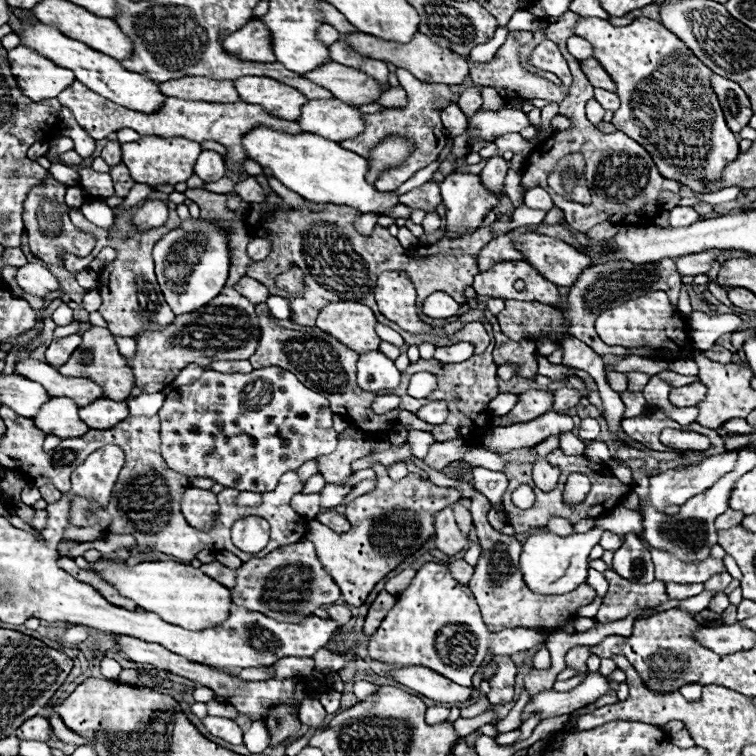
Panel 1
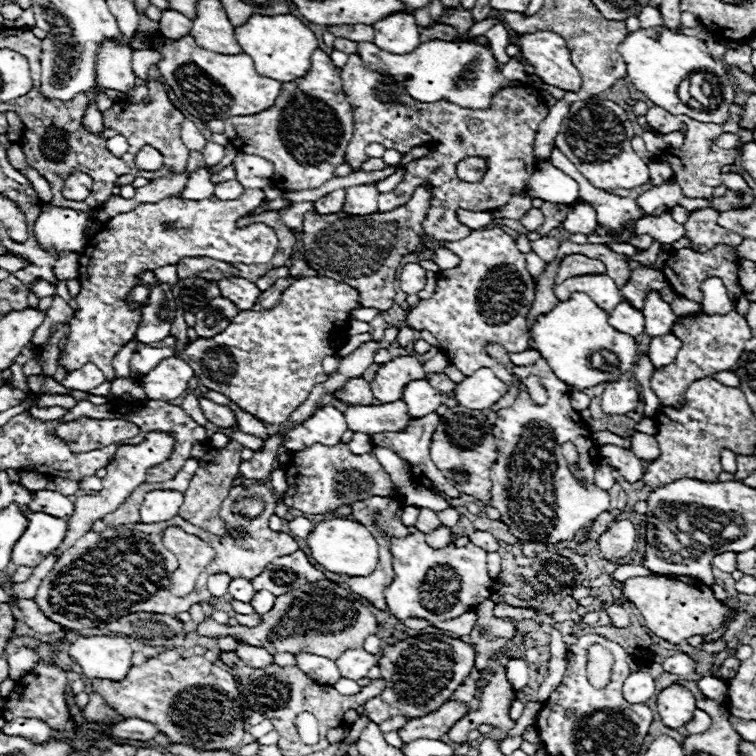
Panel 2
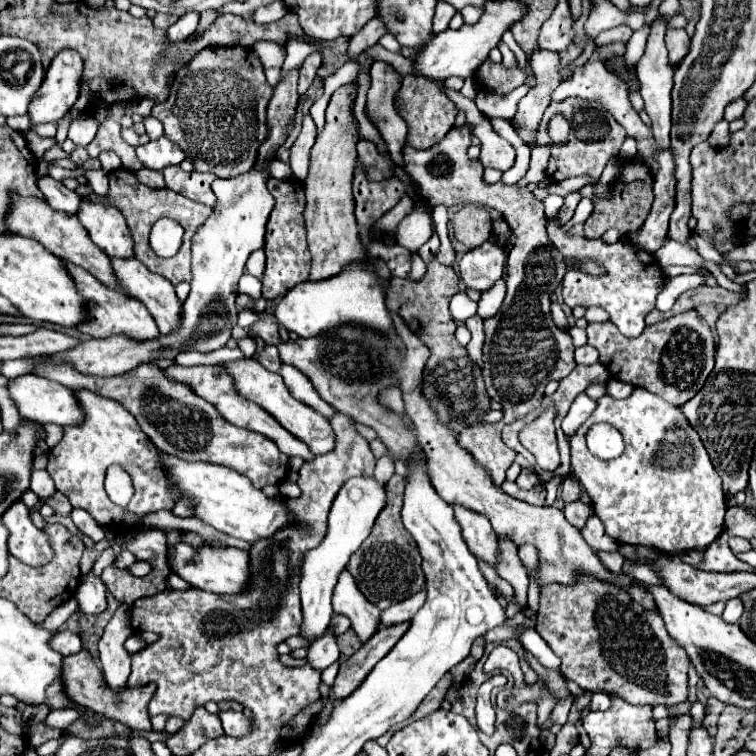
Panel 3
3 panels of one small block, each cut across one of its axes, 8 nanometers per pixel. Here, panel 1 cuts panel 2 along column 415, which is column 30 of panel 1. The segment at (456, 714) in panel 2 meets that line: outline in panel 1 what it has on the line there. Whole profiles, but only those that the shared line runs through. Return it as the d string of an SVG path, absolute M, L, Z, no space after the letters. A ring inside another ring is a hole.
M34 716L30 720L26 720L18 730L16 730L16 736L20 740L38 740L38 742L48 742L50 740L50 734L52 734L52 728L50 728L50 722L42 716Z

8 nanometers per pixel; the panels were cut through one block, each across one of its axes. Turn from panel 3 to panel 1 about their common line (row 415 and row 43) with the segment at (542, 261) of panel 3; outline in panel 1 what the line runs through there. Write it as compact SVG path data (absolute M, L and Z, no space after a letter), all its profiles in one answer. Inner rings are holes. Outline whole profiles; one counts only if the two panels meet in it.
M512 32L508 34L506 42L498 48L498 52L494 54L494 58L490 62L484 62L484 64L478 64L480 70L470 70L470 78L474 82L476 88L484 88L484 86L492 86L496 88L506 100L508 98L526 98L526 100L532 100L532 98L540 98L540 100L546 100L546 102L556 102L560 104L564 98L566 98L566 88L558 88L556 84L548 82L546 78L540 78L532 72L524 72L522 64L520 64L520 48L524 44L528 44L530 40L534 38L532 32Z

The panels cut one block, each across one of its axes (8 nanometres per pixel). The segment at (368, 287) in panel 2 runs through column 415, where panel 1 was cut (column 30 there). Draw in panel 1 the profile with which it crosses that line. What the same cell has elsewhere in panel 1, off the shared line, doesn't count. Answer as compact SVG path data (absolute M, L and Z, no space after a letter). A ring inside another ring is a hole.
M48 176L46 184L32 188L32 192L28 194L28 200L24 202L24 224L26 224L30 252L36 258L44 260L46 264L58 264L58 266L64 266L64 260L62 260L64 252L76 254L76 256L88 256L94 248L94 236L80 232L72 226L68 218L70 208L64 202L64 192L66 192L66 186L52 180L52 176Z

